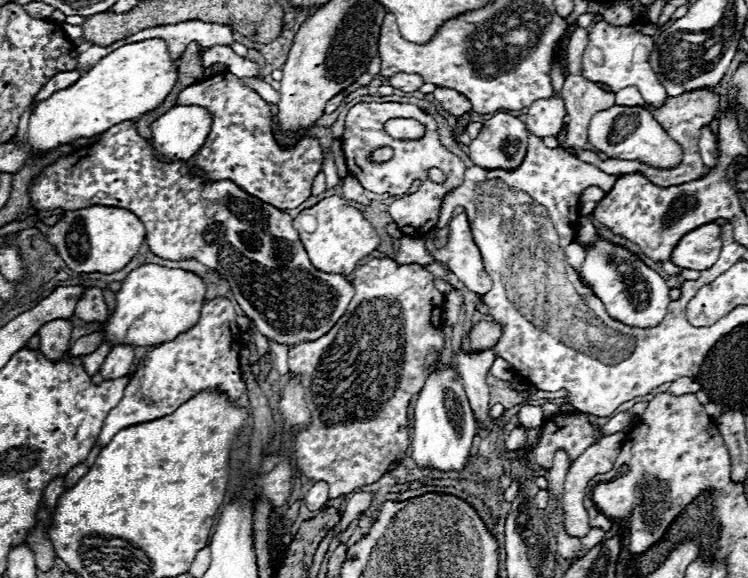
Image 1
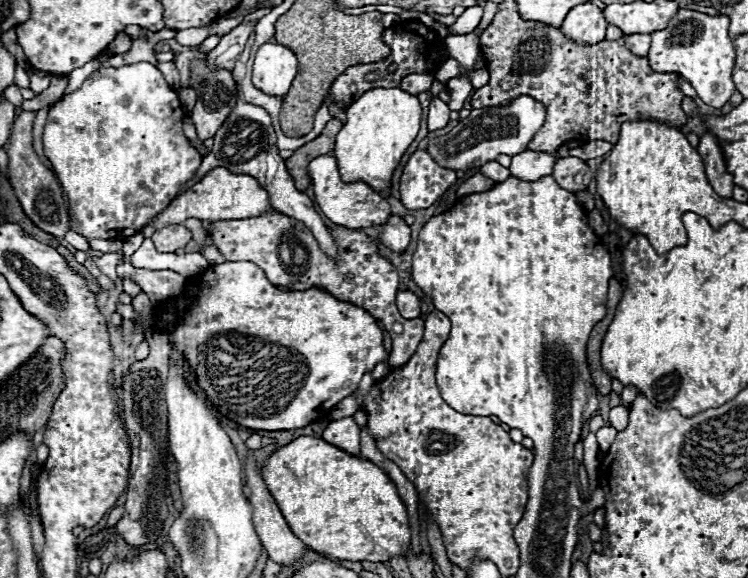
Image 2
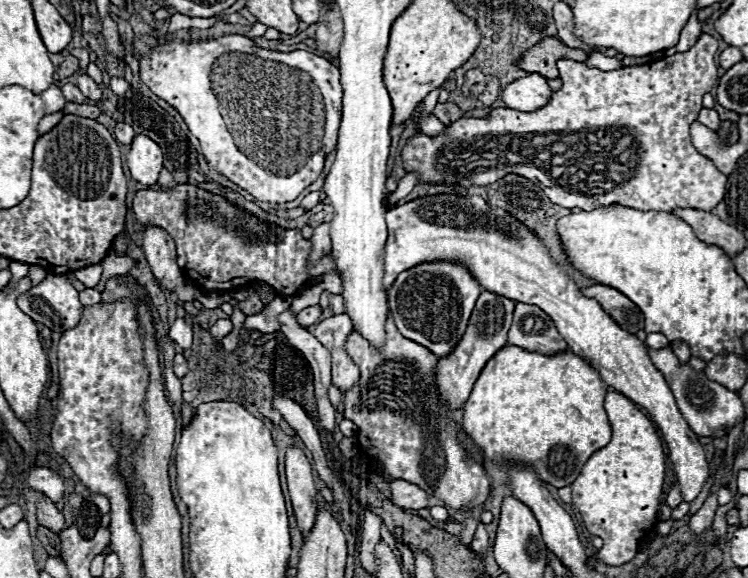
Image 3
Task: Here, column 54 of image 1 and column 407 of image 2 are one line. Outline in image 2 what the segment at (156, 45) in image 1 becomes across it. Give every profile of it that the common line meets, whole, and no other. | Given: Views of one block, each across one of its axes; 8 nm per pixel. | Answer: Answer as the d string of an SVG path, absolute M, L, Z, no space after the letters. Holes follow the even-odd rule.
M372 88L354 100L346 110L346 124L338 132L334 146L344 182L362 180L376 192L388 190L394 168L418 134L420 120L422 106L418 96L408 94L402 88Z

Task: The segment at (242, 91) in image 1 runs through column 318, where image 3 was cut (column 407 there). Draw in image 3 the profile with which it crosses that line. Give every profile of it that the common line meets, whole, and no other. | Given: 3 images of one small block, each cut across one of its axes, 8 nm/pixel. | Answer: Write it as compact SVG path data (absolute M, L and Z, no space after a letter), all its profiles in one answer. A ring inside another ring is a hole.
M702 34L688 52L680 52L652 64L628 66L612 72L588 68L584 62L576 60L558 60L558 70L564 86L552 94L546 106L534 112L496 108L490 112L488 118L460 118L454 124L448 124L444 136L416 134L402 150L404 170L422 172L420 182L448 182L460 184L464 188L468 188L470 184L488 186L506 174L518 174L532 182L536 178L554 204L560 204L564 208L580 208L584 212L612 204L654 212L670 212L674 208L700 208L710 212L718 202L722 202L728 176L722 174L706 156L702 156L690 144L688 130L690 124L696 122L696 116L702 108L702 96L712 92L718 84L718 70L714 64L716 50L718 42L710 34ZM558 140L566 144L566 152L572 156L550 156L550 144ZM578 158L602 158L596 160L596 164L606 164L608 168L622 172L624 182L602 196L566 192L566 184L560 184L560 176L552 176L550 172L554 166L574 166Z

